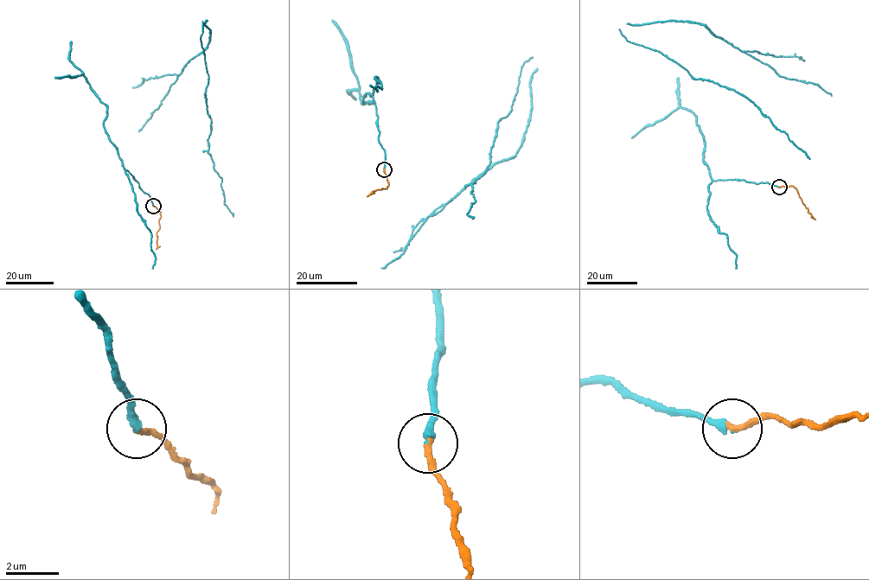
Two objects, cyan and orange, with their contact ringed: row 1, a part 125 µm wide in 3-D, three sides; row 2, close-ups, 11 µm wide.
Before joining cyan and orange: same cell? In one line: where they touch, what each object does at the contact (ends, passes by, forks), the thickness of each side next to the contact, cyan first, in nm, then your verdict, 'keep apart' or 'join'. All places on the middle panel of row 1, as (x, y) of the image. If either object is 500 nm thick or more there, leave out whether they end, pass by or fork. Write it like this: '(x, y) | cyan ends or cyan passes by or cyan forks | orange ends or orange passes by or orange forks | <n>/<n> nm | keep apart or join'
(384, 169) | cyan ends | orange ends | 280/240 nm | join

